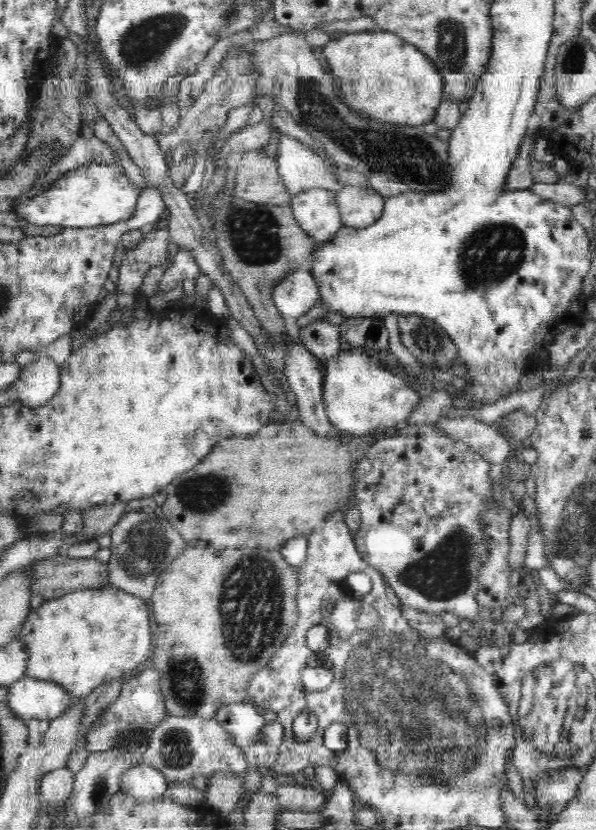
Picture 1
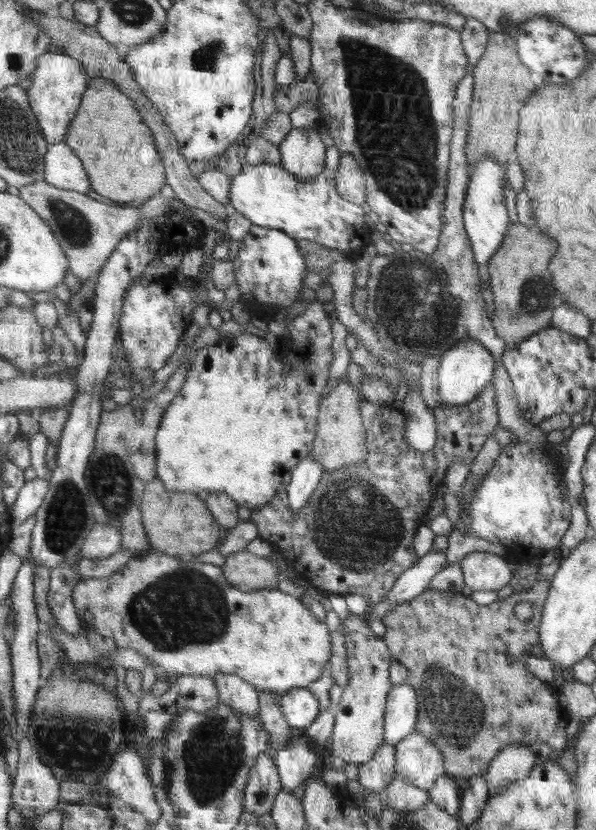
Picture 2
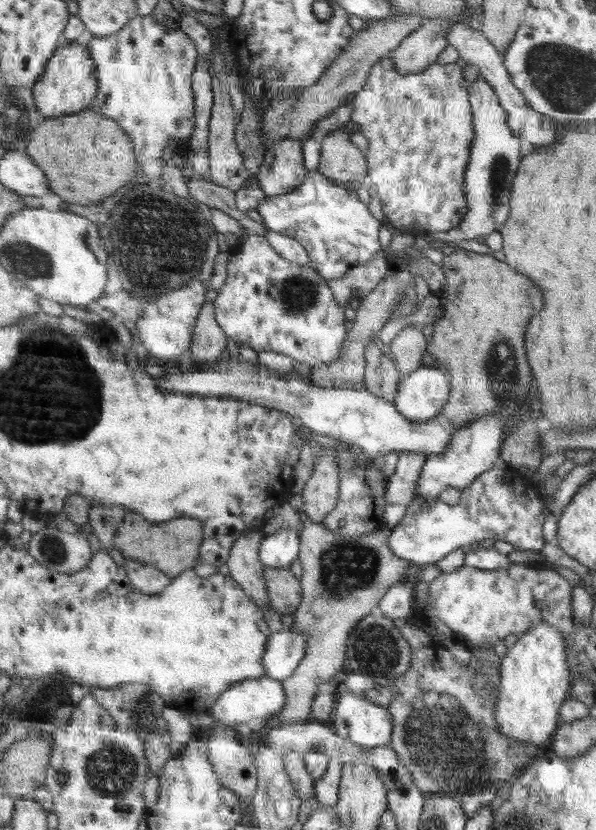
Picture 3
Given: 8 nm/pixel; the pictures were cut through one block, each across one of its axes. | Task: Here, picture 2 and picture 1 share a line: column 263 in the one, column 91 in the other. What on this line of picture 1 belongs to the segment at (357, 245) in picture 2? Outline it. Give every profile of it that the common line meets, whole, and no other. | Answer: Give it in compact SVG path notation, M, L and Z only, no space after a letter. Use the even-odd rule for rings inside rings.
M94 163L62 174L44 192L8 211L25 218L33 226L90 228L129 219L136 212L140 193L141 190L124 174L117 163Z

